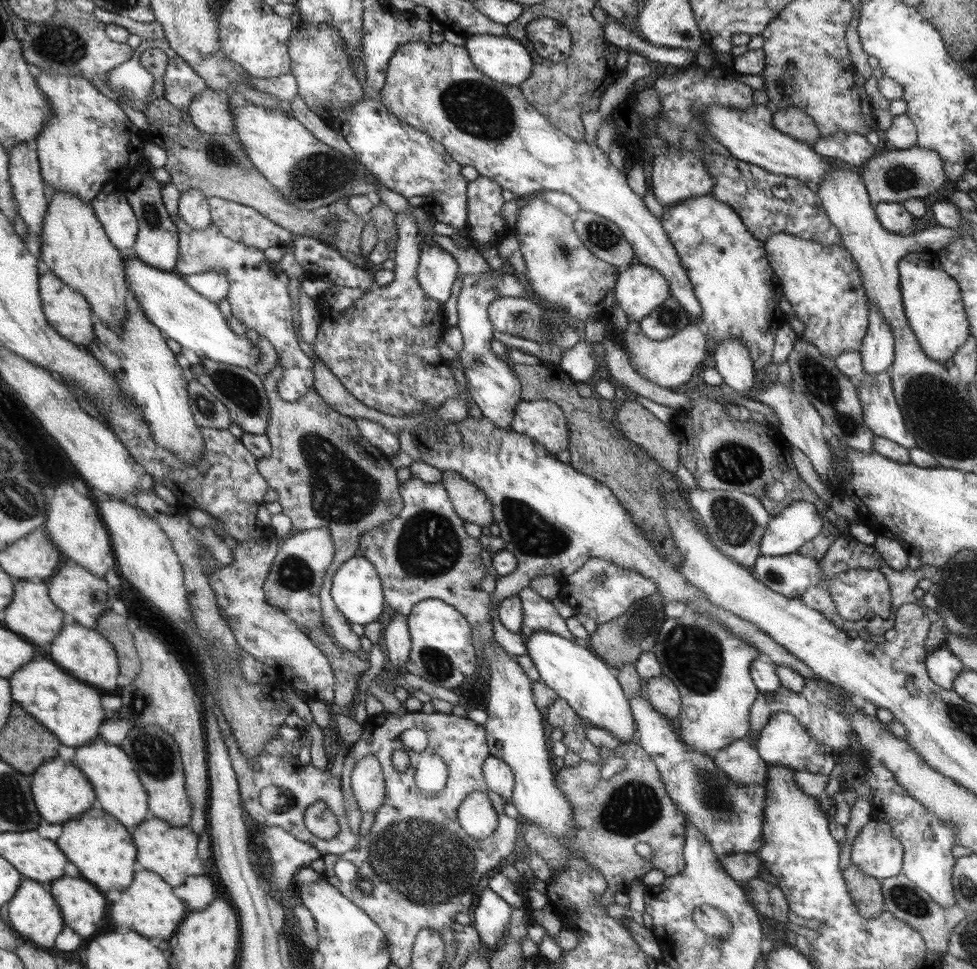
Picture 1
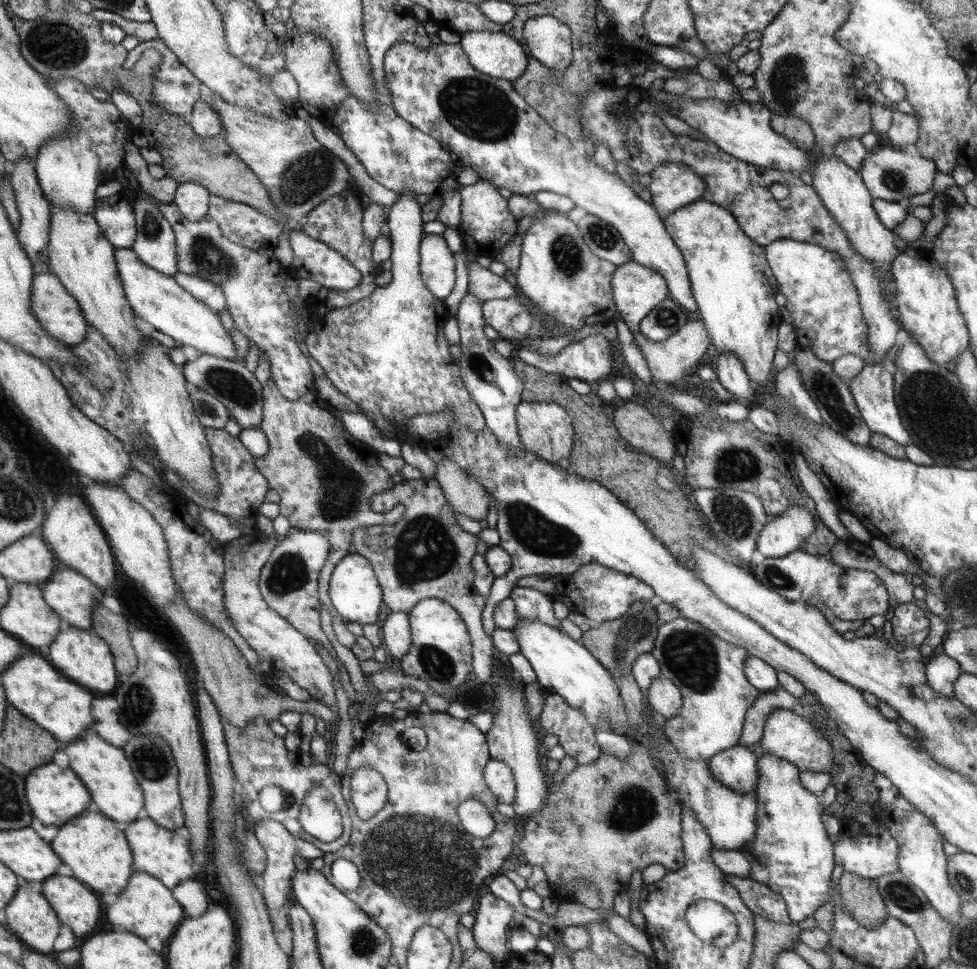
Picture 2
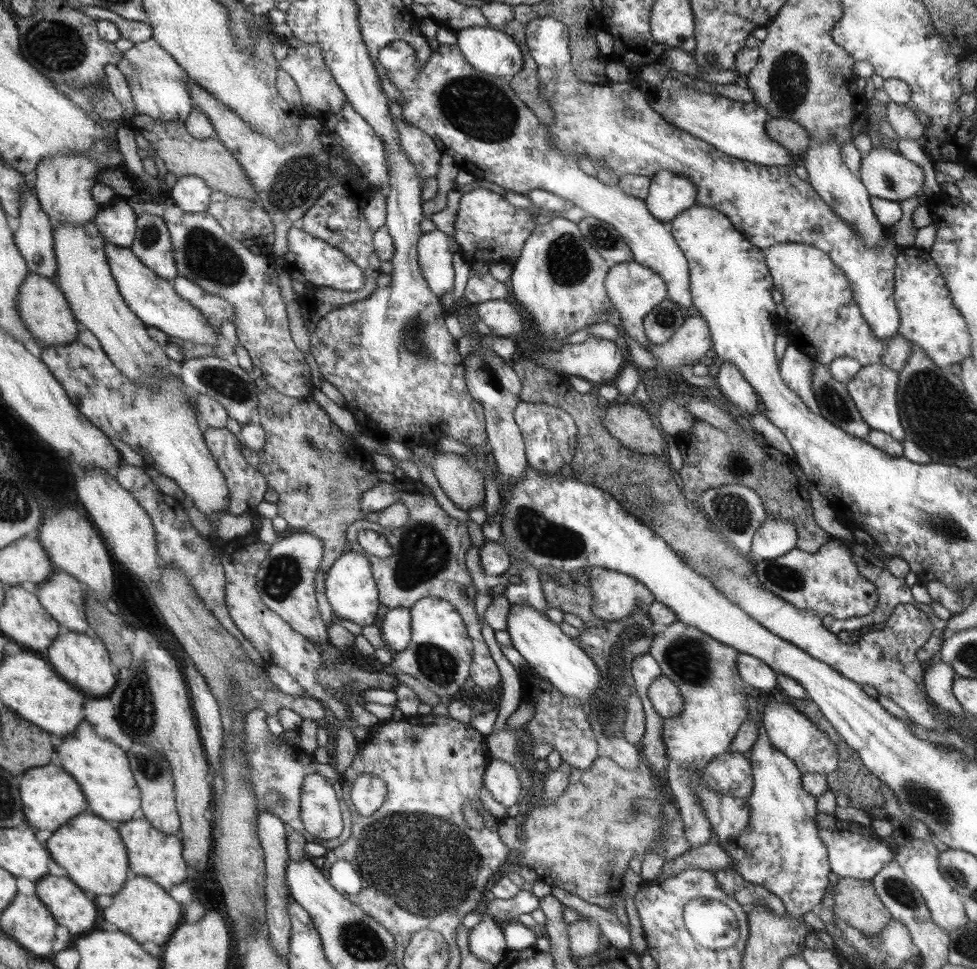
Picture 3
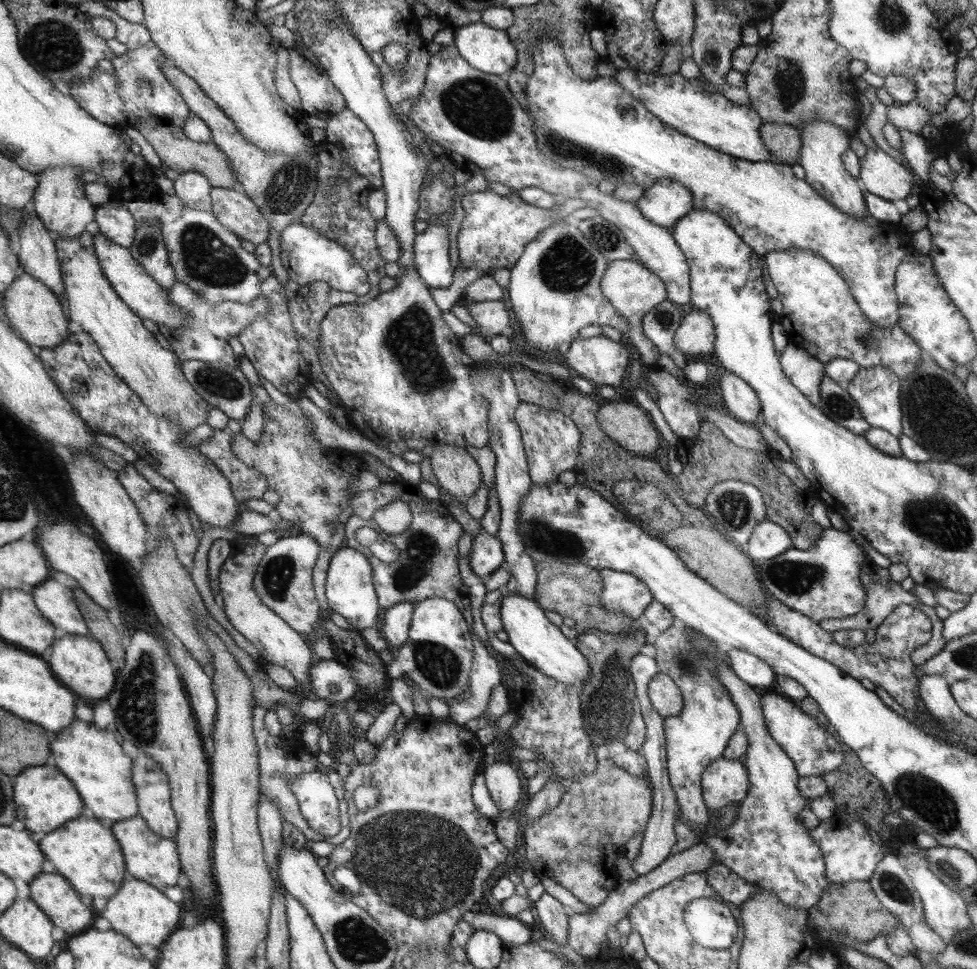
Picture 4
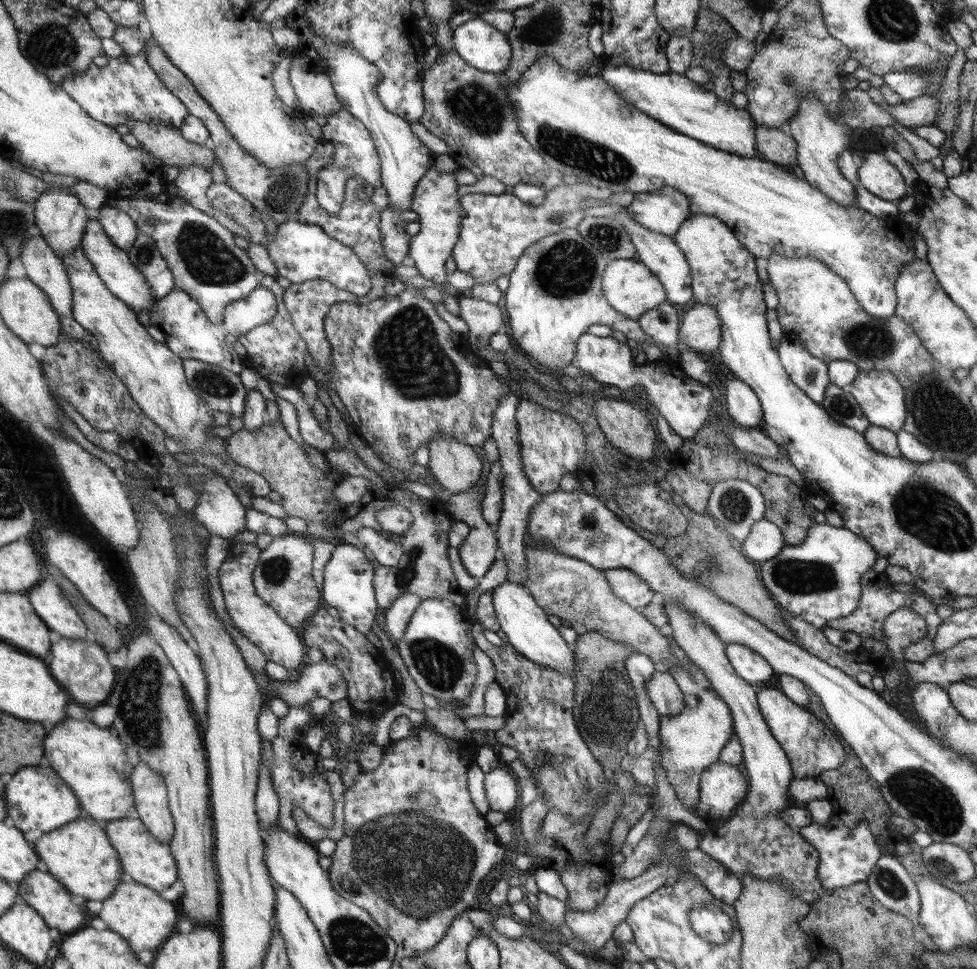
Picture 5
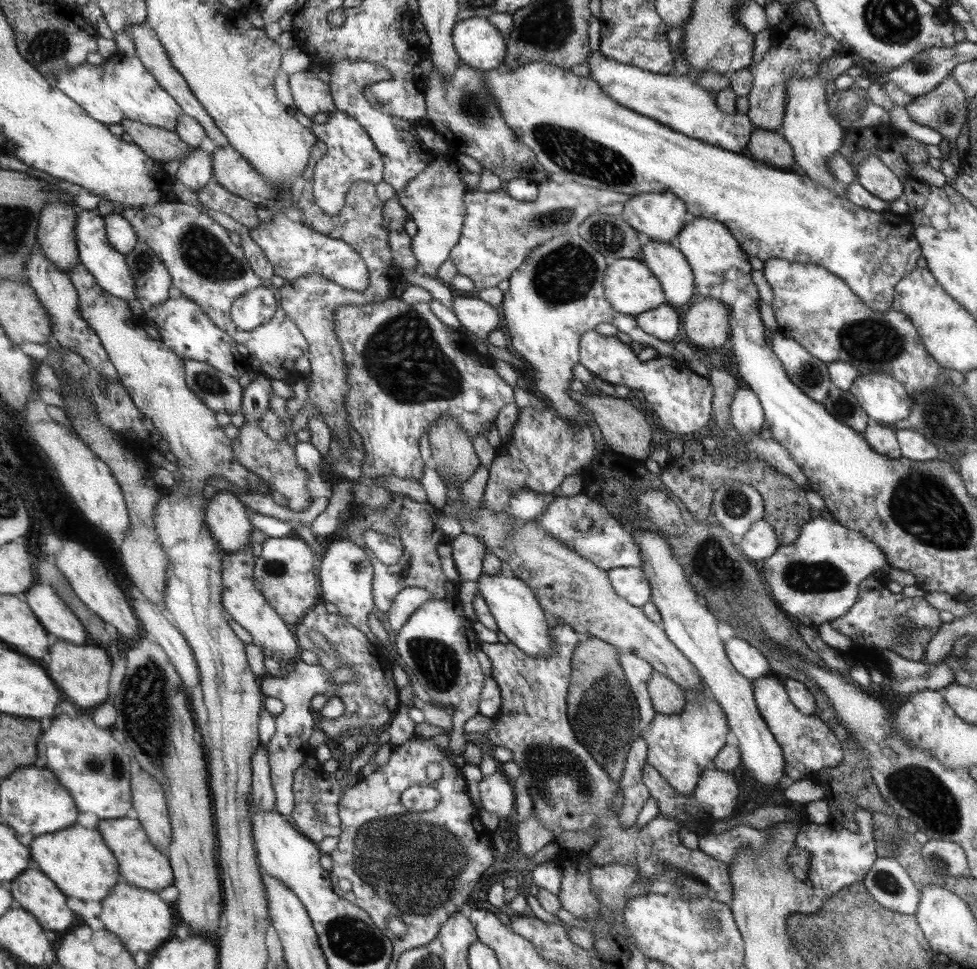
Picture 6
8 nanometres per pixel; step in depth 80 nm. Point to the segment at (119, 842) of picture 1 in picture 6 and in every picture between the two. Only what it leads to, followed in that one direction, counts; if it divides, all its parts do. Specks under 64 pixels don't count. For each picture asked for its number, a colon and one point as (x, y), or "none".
2: (97, 852)
3: (91, 851)
4: (98, 869)
5: (81, 857)
6: (79, 861)

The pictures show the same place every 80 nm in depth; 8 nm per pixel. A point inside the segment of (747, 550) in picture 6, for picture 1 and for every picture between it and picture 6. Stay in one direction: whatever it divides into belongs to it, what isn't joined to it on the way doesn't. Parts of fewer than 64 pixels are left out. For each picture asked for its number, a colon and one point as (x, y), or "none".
1: (800, 522)
2: (783, 534)
3: (775, 538)
4: (768, 540)
5: (766, 540)

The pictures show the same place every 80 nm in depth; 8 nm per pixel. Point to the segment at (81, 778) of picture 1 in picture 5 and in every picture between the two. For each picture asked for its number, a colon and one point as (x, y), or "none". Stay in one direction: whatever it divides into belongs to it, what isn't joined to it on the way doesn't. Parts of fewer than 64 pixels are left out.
2: (55, 794)
3: (51, 796)
4: (47, 798)
5: (38, 798)

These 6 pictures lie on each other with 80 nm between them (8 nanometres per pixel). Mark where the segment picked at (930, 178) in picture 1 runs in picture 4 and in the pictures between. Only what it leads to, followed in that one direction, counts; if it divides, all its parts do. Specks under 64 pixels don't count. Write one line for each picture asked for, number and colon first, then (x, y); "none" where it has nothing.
2: (894, 175)
3: (887, 174)
4: (880, 174)

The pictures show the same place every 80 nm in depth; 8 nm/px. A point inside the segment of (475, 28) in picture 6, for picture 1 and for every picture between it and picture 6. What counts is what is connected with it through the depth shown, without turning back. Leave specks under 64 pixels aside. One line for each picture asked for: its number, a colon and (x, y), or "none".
1: (504, 59)
2: (497, 54)
3: (492, 51)
4: (490, 50)
5: (481, 45)

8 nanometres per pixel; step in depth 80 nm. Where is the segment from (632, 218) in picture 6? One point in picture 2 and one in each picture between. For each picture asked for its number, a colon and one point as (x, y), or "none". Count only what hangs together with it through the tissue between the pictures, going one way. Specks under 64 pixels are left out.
2: (673, 185)
3: (669, 195)
4: (666, 202)
5: (664, 211)

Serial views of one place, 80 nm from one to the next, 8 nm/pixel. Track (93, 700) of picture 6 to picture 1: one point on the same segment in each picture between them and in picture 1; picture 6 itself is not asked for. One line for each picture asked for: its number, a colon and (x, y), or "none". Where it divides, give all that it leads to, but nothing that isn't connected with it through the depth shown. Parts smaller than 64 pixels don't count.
1: (88, 655)
2: (82, 655)
3: (83, 660)
4: (79, 662)
5: (82, 667)

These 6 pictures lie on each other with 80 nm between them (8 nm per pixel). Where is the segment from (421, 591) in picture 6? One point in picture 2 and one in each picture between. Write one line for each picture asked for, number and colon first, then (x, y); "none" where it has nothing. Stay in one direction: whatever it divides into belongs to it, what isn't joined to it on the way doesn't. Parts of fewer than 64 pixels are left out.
2: (396, 631)
3: (396, 628)
4: (397, 620)
5: (398, 616)

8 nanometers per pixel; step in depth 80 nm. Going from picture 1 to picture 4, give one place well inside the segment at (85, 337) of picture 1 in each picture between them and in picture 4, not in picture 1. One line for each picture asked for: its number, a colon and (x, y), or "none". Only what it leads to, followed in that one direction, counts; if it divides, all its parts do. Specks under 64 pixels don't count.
2: (60, 314)
3: (44, 310)
4: (36, 313)

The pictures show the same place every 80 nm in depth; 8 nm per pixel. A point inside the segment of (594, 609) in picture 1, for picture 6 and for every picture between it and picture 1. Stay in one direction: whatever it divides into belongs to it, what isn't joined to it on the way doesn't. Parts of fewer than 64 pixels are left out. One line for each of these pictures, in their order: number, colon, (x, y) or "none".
2: (609, 594)
3: (615, 594)
4: (623, 592)
5: (631, 587)
6: (632, 584)

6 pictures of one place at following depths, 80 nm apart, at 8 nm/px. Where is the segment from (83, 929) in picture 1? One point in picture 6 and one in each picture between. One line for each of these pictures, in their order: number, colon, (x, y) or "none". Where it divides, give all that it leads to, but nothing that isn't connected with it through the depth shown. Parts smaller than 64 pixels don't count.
2: (77, 907)
3: (67, 903)
4: (53, 893)
5: (40, 890)
6: (35, 890)

